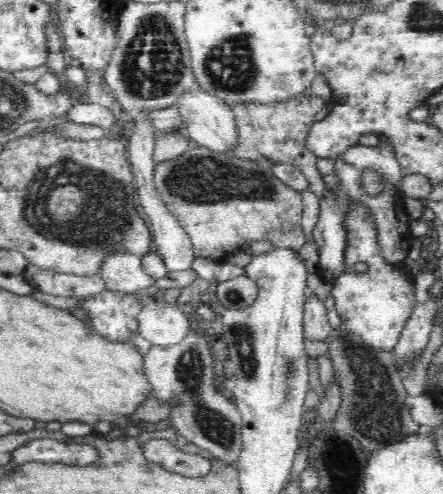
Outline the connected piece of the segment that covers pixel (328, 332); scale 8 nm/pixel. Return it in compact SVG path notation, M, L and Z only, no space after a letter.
M309 287L306 290L306 295L309 296L309 301L306 302L305 306L303 326L306 338L310 338L310 340L328 341L333 335L334 329L328 323L325 304L318 300Z

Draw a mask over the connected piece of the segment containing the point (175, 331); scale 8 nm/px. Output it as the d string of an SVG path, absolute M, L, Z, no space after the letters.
M161 297L155 302L142 298L138 313L138 333L152 346L170 347L184 340L189 332L188 317L176 304L168 304Z

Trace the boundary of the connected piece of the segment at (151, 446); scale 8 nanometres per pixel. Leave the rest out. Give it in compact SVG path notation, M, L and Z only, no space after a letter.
M152 438L143 444L144 454L150 462L162 465L166 470L174 471L185 477L196 478L210 472L210 459L200 454L190 454L180 445L167 439Z

